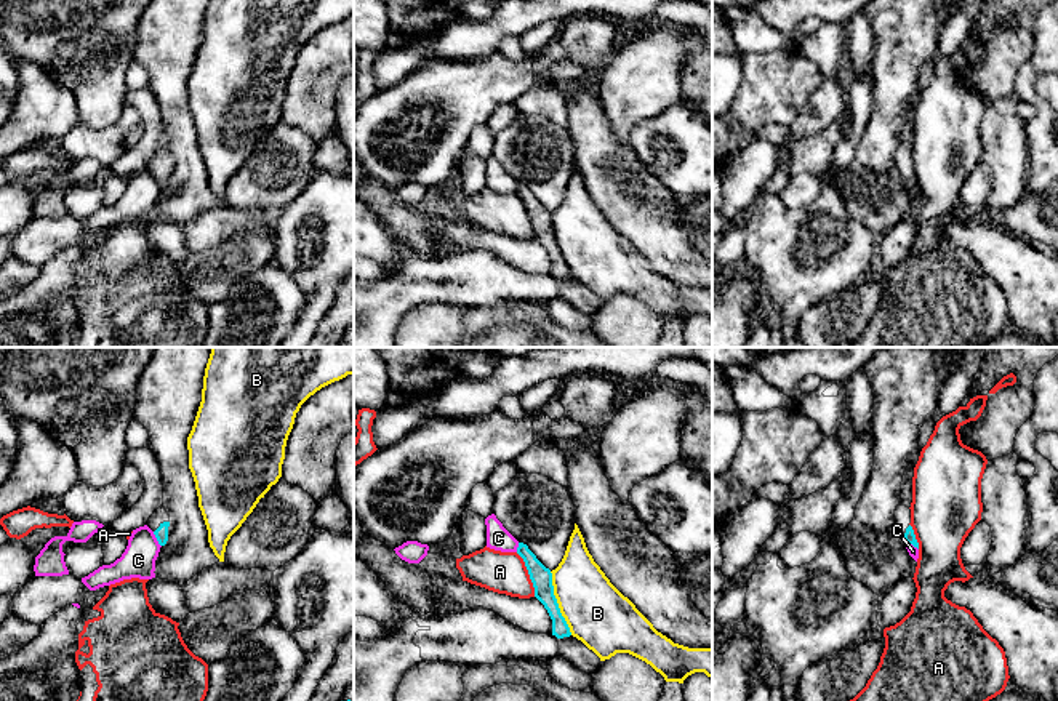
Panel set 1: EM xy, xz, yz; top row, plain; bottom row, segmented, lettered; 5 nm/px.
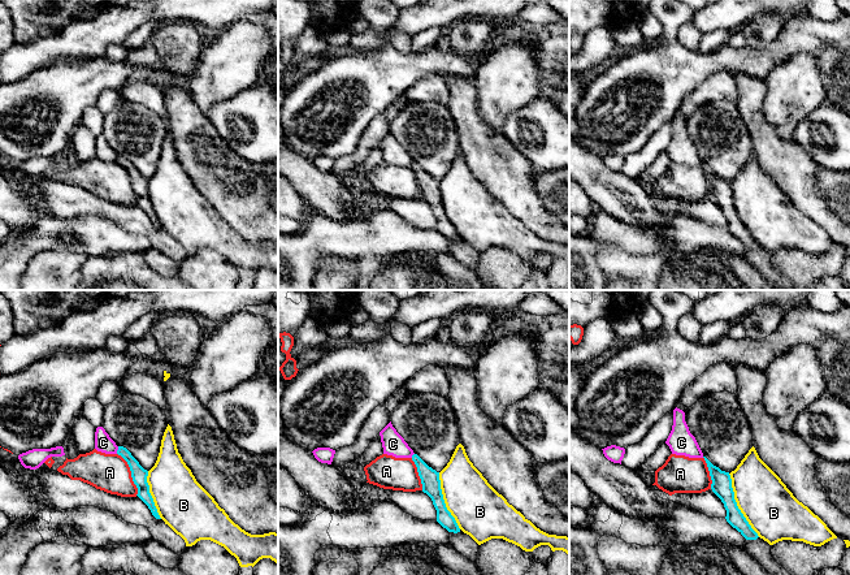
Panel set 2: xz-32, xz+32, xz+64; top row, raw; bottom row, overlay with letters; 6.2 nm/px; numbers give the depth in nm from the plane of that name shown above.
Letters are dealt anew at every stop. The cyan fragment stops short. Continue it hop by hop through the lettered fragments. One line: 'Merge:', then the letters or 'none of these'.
Merge: none of these

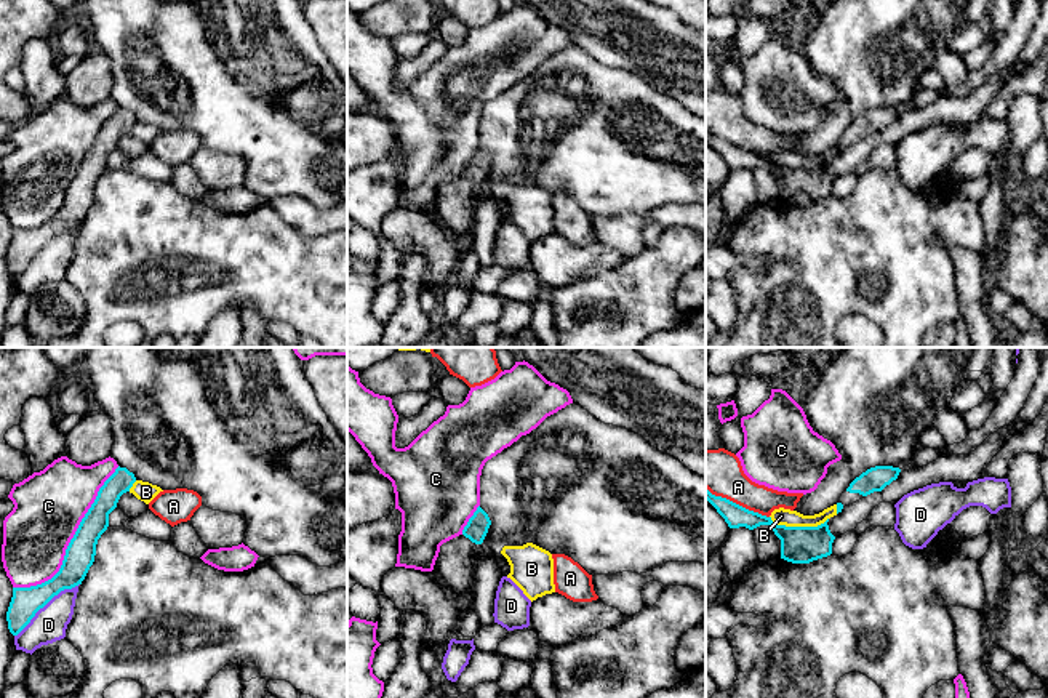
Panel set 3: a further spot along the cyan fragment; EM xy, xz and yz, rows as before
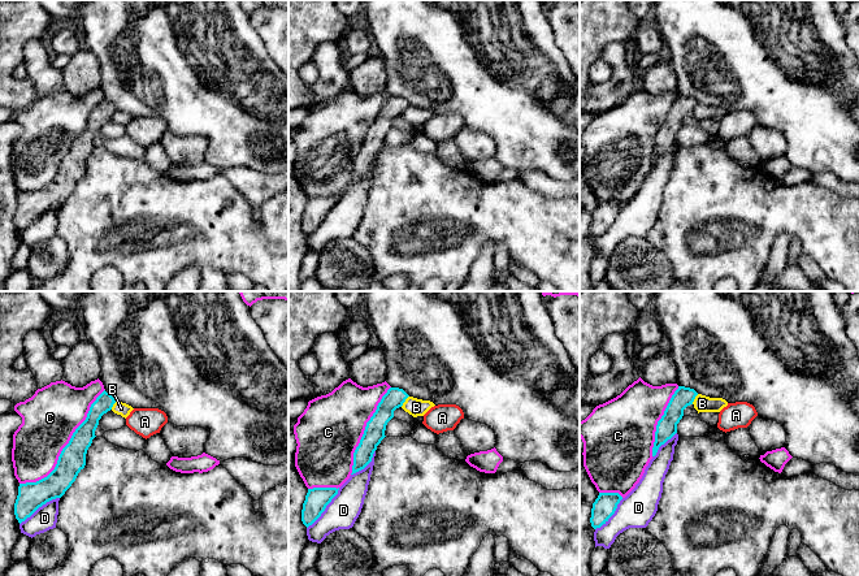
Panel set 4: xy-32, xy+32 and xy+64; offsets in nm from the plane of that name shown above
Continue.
Merge: none of these

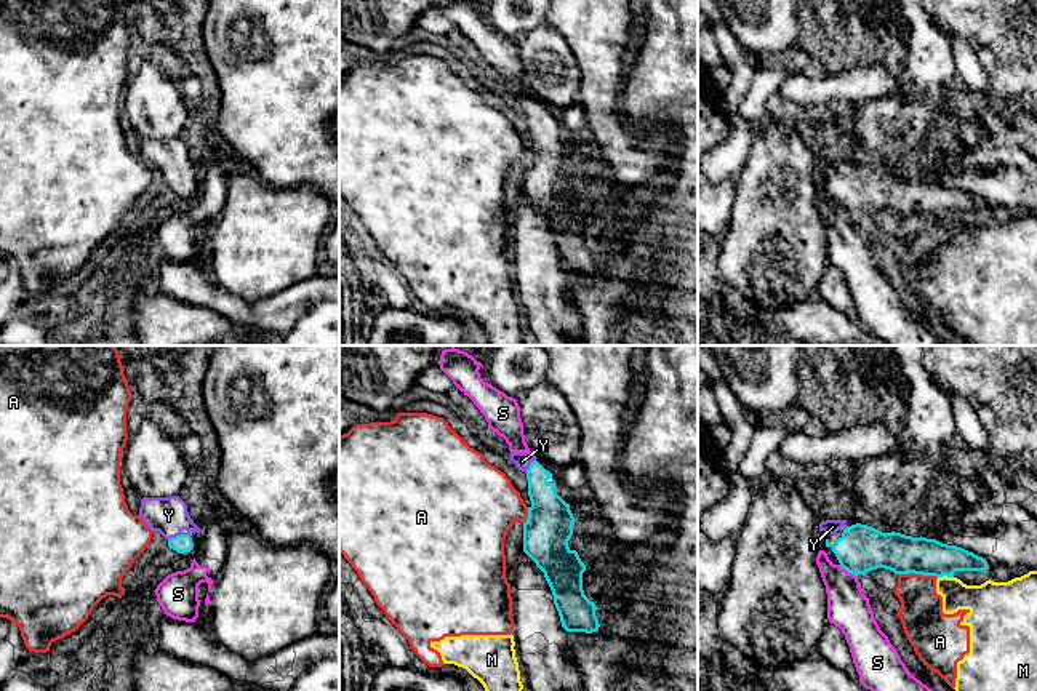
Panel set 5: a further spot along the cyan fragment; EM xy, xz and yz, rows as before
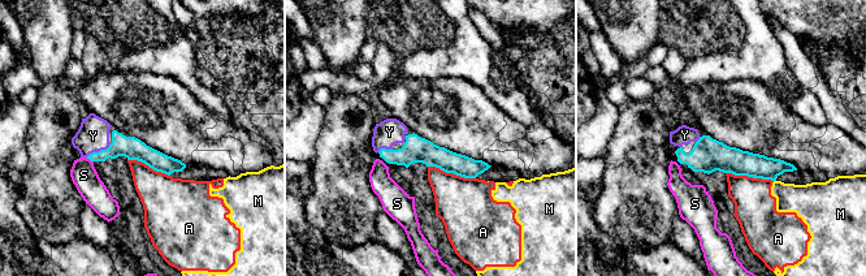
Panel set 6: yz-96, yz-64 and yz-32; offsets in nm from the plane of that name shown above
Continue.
Merge: Y

